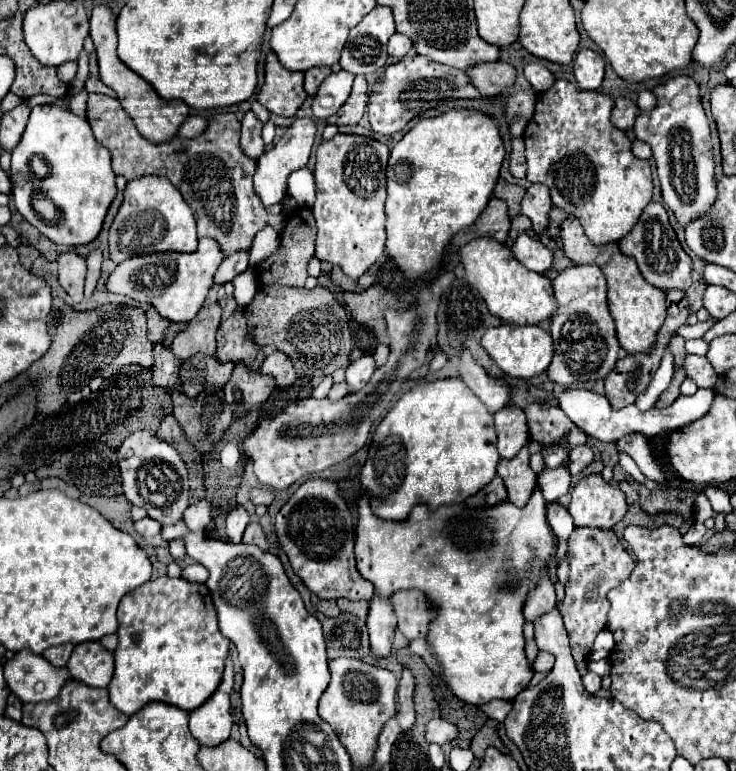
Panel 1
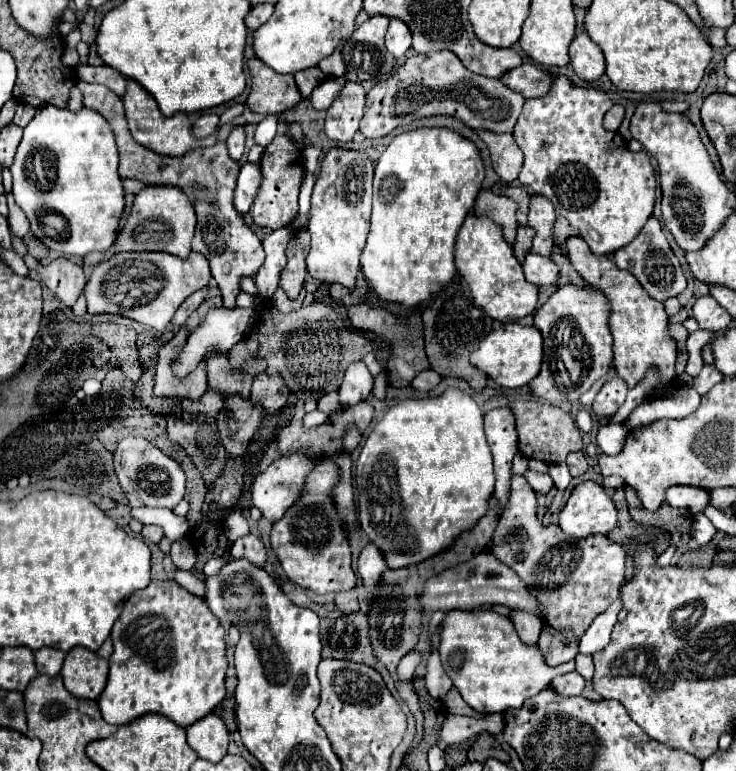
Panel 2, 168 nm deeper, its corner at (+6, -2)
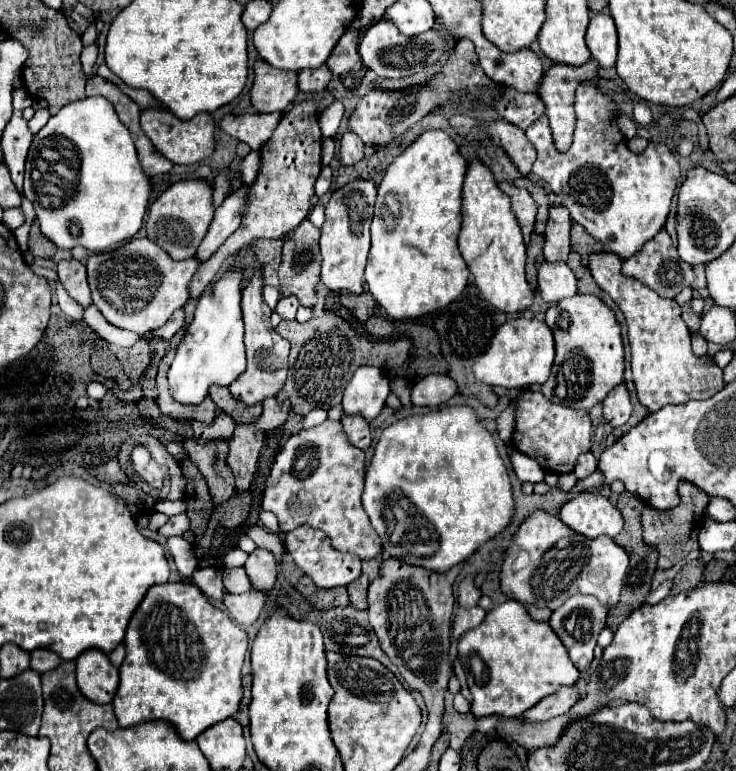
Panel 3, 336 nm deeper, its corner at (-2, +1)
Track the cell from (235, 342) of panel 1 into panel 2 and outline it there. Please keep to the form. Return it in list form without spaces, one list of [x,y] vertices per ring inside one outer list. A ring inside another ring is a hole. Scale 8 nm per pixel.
[[[209,355],[207,359],[207,383],[211,389],[219,391],[223,397],[241,395],[251,397],[251,375],[237,375],[229,371],[229,361],[223,355]]]

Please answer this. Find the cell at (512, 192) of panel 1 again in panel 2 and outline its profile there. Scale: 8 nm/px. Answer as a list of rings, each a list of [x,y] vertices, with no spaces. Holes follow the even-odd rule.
[[[501,185],[501,187],[499,187],[499,193],[501,193],[501,195],[507,195],[507,197],[511,197],[511,199],[515,199],[515,201],[519,203],[517,219],[519,219],[519,223],[525,227],[525,225],[527,225],[529,201],[531,201],[531,195],[529,195],[529,191],[525,191],[523,187],[509,187],[509,185]]]

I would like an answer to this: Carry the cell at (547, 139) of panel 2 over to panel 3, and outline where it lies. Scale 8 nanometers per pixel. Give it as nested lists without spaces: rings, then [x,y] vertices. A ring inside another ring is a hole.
[[[579,84],[575,92],[577,120],[573,144],[567,152],[555,148],[547,114],[529,126],[525,136],[539,152],[531,172],[551,186],[573,222],[581,224],[605,250],[625,260],[663,228],[679,180],[679,164],[663,142],[651,142],[641,154],[631,152],[625,136],[617,128],[617,114],[619,104],[615,100],[595,86]]]

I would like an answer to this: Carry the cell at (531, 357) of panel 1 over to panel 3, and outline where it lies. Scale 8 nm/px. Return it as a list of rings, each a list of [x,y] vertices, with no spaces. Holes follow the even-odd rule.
[[[515,318],[507,320],[491,340],[491,346],[473,364],[473,374],[477,380],[503,386],[503,388],[527,388],[531,384],[543,384],[549,378],[551,364],[555,356],[555,342],[551,328],[541,320]]]

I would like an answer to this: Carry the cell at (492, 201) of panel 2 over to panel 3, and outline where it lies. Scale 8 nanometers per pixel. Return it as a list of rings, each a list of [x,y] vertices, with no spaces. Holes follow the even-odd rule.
[[[501,182],[499,188],[509,194],[509,198],[511,198],[511,210],[513,210],[513,214],[519,220],[519,226],[523,230],[525,242],[529,242],[529,236],[531,236],[533,224],[535,224],[535,214],[537,214],[537,206],[535,206],[533,198],[529,196],[527,190],[515,188],[511,182]]]

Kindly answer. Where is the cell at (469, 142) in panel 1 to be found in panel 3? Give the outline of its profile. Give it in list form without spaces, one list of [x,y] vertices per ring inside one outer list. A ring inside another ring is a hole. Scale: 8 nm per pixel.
[[[427,130],[419,134],[387,168],[375,202],[375,216],[371,224],[371,252],[365,268],[365,282],[373,298],[395,320],[417,318],[445,308],[453,302],[469,280],[465,260],[457,250],[457,236],[461,230],[461,192],[469,162],[459,152],[459,146],[443,130]]]

